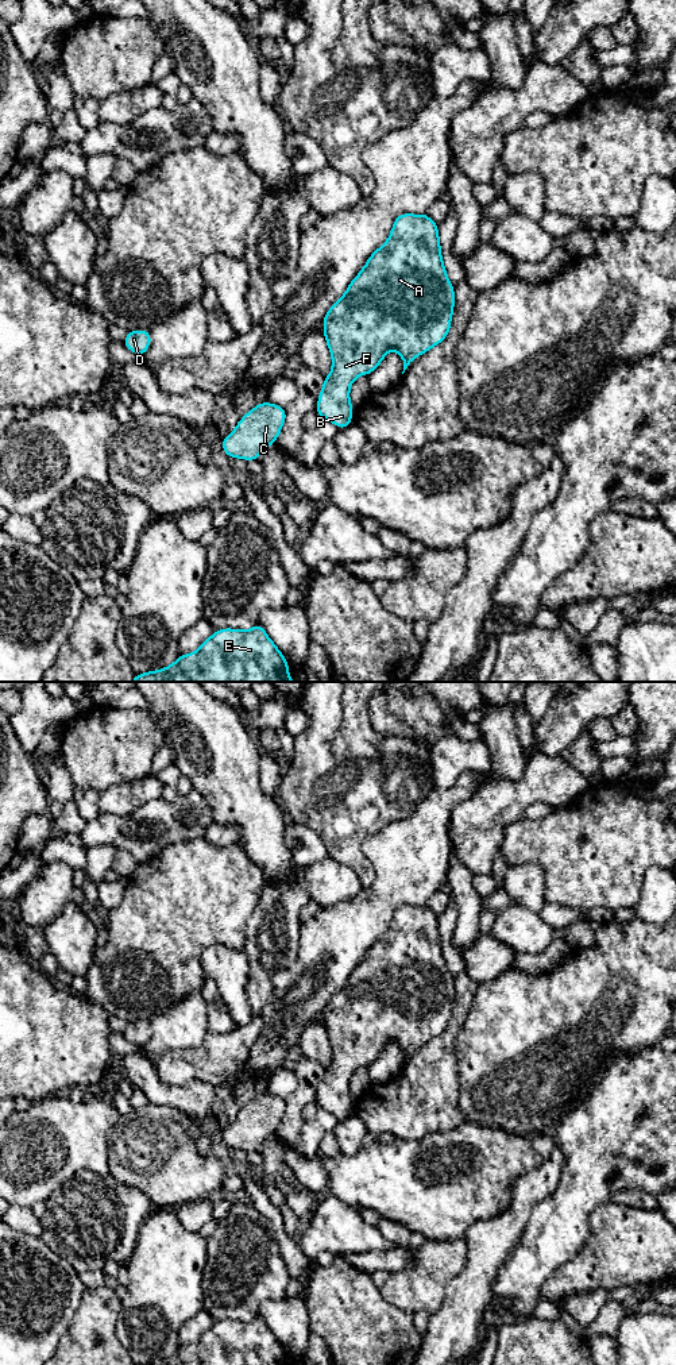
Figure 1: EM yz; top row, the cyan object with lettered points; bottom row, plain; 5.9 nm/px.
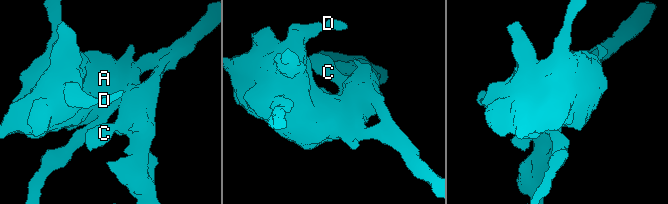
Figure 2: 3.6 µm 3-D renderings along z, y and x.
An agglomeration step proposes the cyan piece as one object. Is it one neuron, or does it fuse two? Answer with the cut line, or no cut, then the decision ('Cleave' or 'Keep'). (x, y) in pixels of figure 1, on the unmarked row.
No split. Keep

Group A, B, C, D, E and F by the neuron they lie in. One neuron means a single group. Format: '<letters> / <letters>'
A B C D E F

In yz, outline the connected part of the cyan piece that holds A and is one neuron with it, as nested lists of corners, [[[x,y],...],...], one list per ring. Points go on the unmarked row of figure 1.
[[[401,905],[389,930],[370,946],[347,983],[322,1010],[332,1061],[324,1069],[317,1107],[332,1113],[339,1121],[348,1118],[354,1102],[349,1079],[356,1068],[372,1064],[391,1041],[401,1046],[403,1065],[418,1046],[448,1027],[453,999],[455,982],[444,959],[439,917],[426,905]]]

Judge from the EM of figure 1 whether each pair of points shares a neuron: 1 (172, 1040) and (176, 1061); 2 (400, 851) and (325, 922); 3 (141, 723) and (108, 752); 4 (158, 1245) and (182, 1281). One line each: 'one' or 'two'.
1: two
2: one
3: one
4: one

